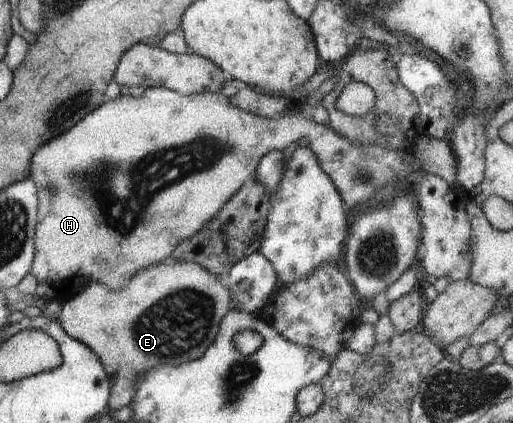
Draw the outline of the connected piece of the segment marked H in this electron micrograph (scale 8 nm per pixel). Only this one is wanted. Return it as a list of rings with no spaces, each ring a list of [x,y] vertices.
[[[164,87],[148,88],[139,98],[134,98],[131,95],[130,97],[121,97],[120,95],[114,101],[107,101],[101,107],[98,107],[98,109],[92,111],[85,119],[82,119],[75,127],[67,130],[58,138],[52,139],[44,146],[41,146],[34,153],[33,160],[31,160],[29,166],[30,175],[28,177],[37,188],[39,202],[34,238],[34,263],[32,263],[31,270],[29,271],[37,281],[35,295],[44,299],[45,302],[56,299],[64,303],[66,299],[70,299],[80,293],[82,287],[88,287],[94,283],[100,283],[102,286],[106,286],[109,291],[121,291],[125,289],[129,280],[137,271],[146,270],[148,267],[163,263],[172,253],[174,242],[180,243],[182,240],[192,238],[198,234],[198,231],[202,230],[202,227],[206,223],[214,219],[226,206],[226,203],[229,203],[230,199],[244,186],[246,179],[249,179],[249,176],[256,172],[260,159],[267,152],[282,150],[283,148],[288,148],[292,143],[297,142],[305,144],[314,153],[320,168],[330,177],[332,184],[336,187],[347,209],[356,207],[356,205],[362,205],[362,203],[368,203],[368,200],[376,197],[387,184],[396,187],[398,180],[406,178],[412,172],[413,168],[417,167],[417,161],[412,153],[412,149],[386,149],[377,142],[373,144],[351,142],[345,136],[333,131],[328,125],[318,125],[318,123],[306,117],[301,113],[297,105],[277,118],[262,118],[261,116],[251,115],[239,108],[233,107],[229,103],[229,99],[221,93],[202,93],[182,96]]]

